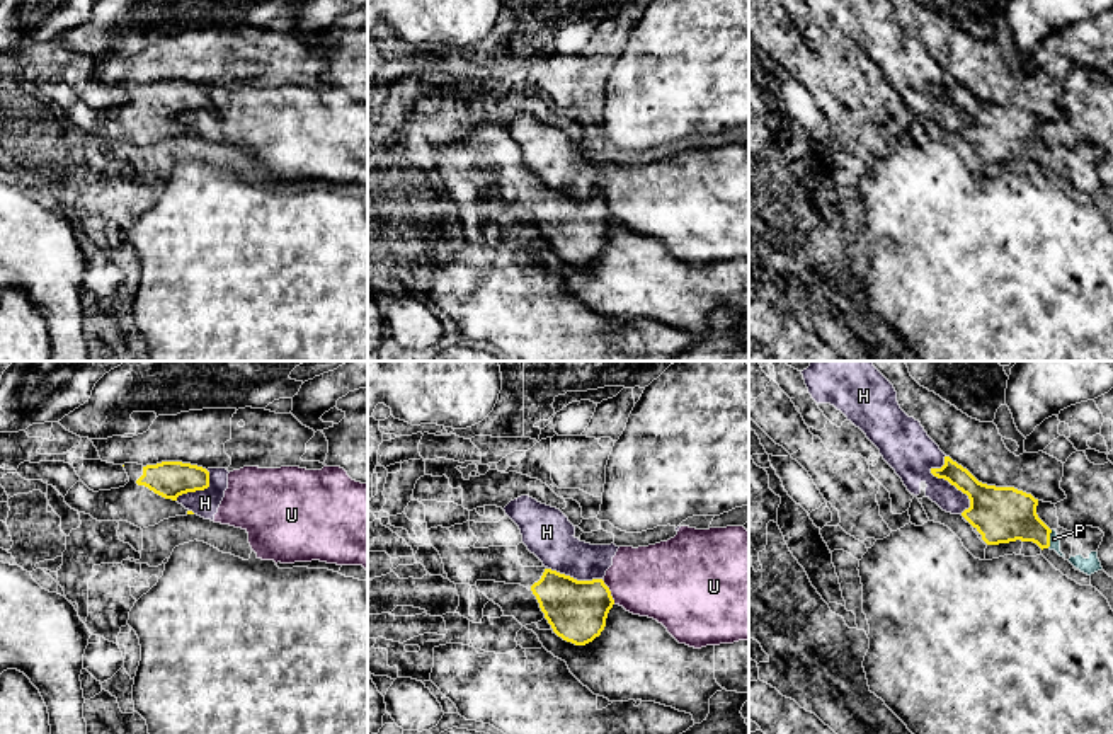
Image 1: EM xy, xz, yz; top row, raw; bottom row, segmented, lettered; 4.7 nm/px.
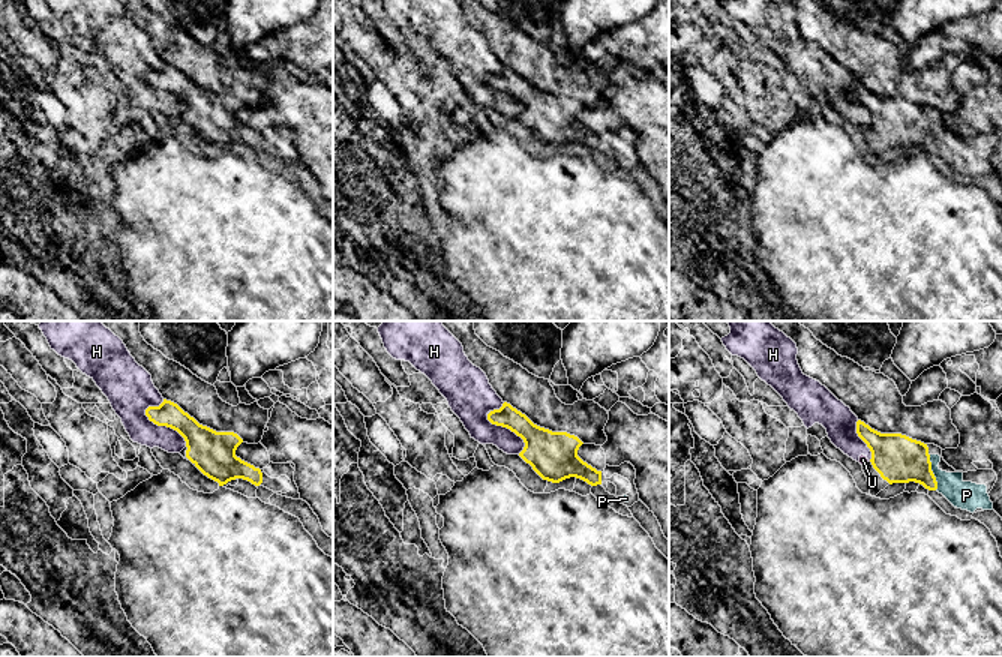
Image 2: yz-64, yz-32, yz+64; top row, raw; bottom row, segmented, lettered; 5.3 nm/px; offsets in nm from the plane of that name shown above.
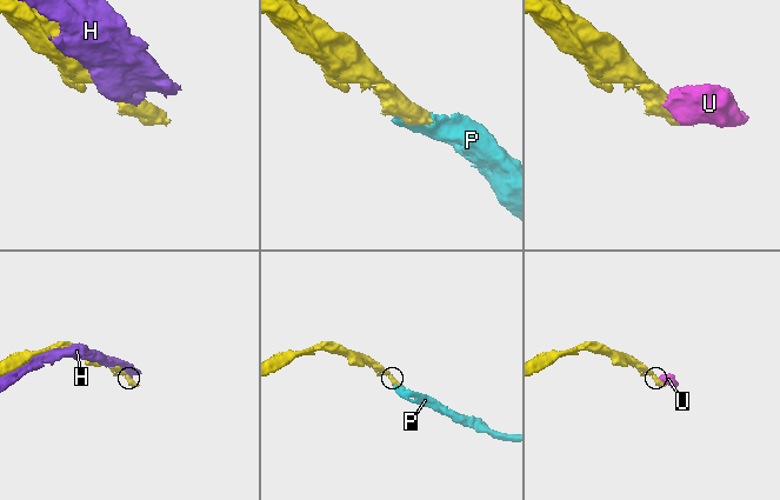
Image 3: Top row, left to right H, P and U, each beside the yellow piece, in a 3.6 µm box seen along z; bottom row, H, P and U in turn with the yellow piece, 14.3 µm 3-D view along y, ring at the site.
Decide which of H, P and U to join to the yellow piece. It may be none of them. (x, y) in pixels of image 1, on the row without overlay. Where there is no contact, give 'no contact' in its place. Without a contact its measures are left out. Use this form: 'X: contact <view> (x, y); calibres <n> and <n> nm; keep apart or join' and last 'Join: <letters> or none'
H: contact yz (947, 97); calibres 200 and 240 nm; keep apart
P: contact yz (1049, 157); calibres 260 and 50 nm; join
U: contact xz (610, 210); calibres 280 and 360 nm; keep apart
Join: P

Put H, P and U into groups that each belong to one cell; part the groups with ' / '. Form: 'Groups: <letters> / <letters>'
Groups: H U / P

